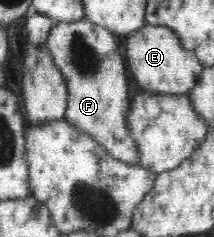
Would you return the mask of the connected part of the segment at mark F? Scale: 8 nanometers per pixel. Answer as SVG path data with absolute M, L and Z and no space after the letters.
M84 17L80 21L56 23L50 31L46 48L62 72L68 88L68 103L63 119L90 134L112 157L136 164L140 152L126 126L130 111L128 73L116 42L116 35L112 31Z

